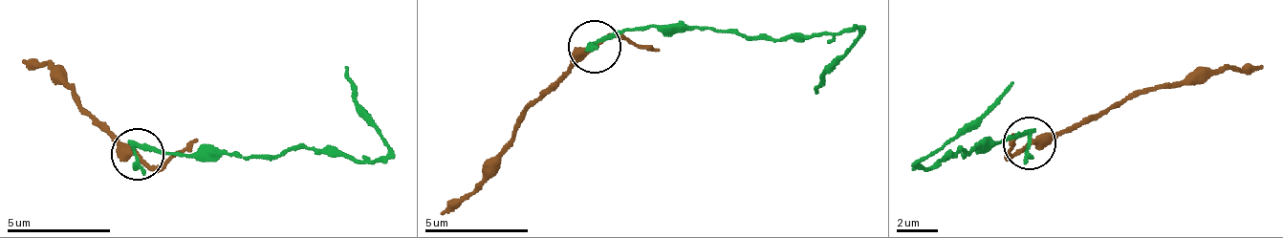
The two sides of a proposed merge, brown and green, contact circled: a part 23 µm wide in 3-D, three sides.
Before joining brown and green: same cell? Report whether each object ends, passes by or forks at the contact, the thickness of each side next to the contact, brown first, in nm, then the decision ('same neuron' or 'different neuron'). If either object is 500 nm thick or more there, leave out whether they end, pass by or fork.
brown passes by; green ends; calibres 280 and 280 nm; different neuron

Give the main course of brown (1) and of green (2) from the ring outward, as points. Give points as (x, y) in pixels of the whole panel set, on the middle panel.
1: (594, 45), (569, 64), (523, 118), (489, 172), (475, 190), (439, 215)
2: (594, 45), (649, 26), (738, 31), (786, 41), (853, 30), (859, 34), (814, 94)

